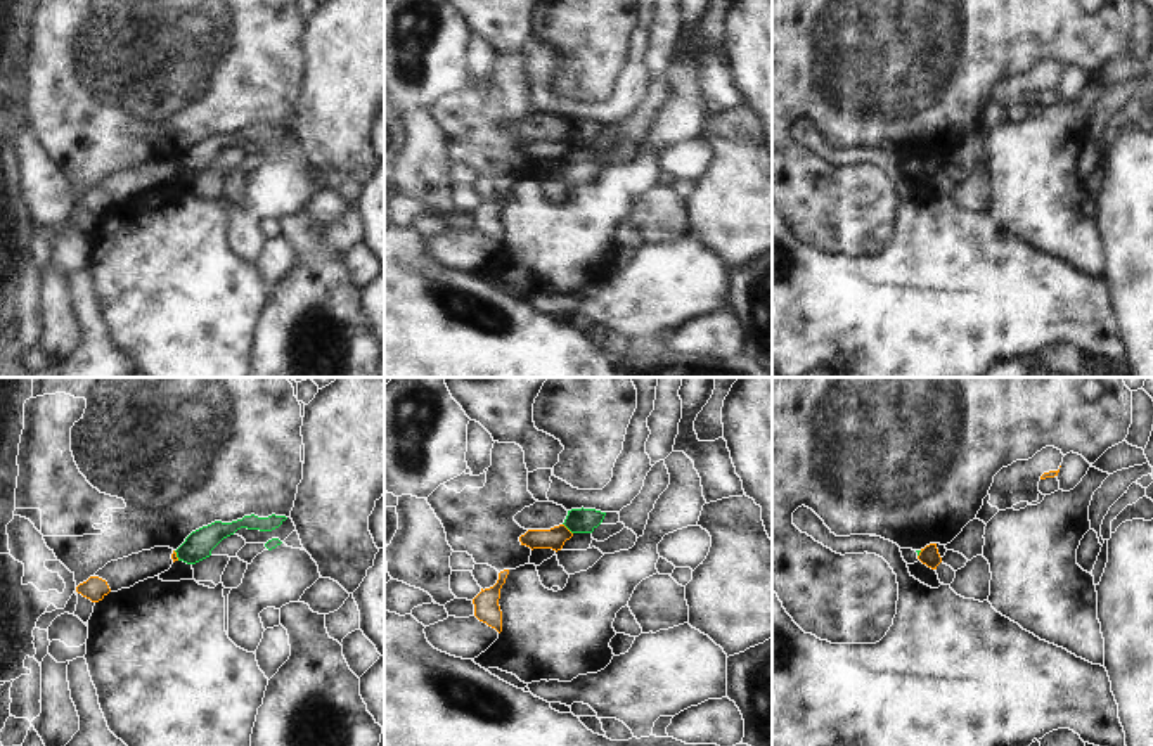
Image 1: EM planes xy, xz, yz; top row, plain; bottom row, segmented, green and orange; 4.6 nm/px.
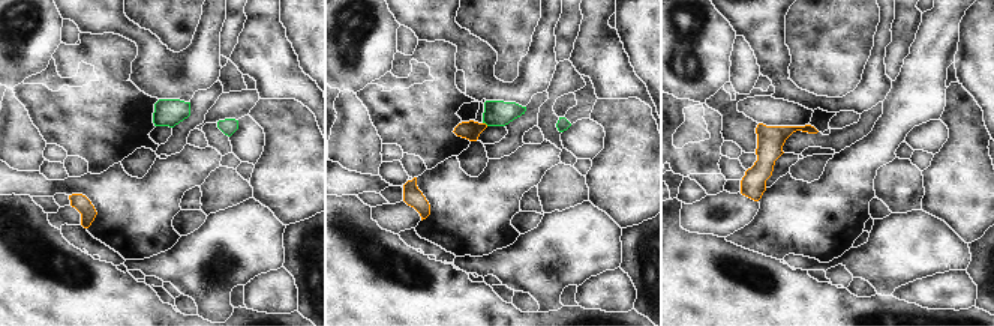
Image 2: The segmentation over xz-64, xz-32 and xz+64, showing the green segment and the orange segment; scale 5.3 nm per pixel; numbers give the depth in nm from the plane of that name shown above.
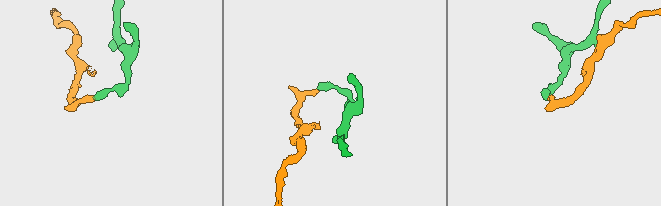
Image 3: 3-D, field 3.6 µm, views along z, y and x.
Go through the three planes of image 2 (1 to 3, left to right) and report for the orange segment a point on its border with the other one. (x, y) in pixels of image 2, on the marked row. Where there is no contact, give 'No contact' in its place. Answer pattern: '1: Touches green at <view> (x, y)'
1: No contact
2: Touches green at xz-32 (486, 123)
3: No contact.

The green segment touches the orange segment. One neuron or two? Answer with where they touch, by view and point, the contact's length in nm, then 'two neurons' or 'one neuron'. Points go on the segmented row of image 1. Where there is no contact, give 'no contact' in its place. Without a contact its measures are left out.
contact xz (566, 527); length 70 nm; two neurons

